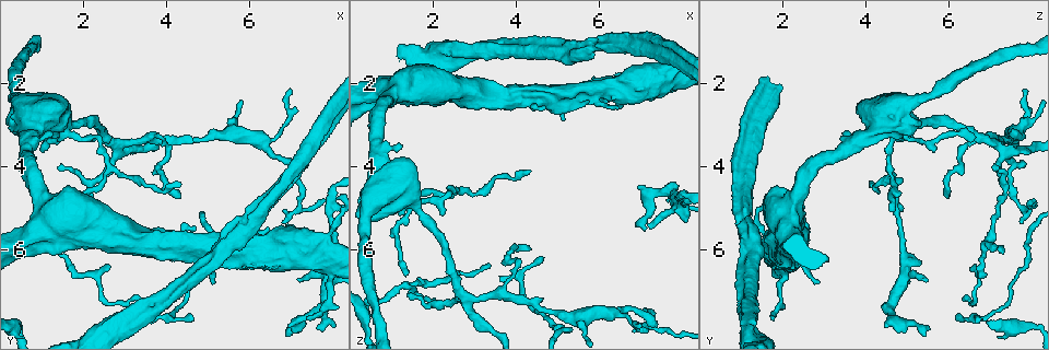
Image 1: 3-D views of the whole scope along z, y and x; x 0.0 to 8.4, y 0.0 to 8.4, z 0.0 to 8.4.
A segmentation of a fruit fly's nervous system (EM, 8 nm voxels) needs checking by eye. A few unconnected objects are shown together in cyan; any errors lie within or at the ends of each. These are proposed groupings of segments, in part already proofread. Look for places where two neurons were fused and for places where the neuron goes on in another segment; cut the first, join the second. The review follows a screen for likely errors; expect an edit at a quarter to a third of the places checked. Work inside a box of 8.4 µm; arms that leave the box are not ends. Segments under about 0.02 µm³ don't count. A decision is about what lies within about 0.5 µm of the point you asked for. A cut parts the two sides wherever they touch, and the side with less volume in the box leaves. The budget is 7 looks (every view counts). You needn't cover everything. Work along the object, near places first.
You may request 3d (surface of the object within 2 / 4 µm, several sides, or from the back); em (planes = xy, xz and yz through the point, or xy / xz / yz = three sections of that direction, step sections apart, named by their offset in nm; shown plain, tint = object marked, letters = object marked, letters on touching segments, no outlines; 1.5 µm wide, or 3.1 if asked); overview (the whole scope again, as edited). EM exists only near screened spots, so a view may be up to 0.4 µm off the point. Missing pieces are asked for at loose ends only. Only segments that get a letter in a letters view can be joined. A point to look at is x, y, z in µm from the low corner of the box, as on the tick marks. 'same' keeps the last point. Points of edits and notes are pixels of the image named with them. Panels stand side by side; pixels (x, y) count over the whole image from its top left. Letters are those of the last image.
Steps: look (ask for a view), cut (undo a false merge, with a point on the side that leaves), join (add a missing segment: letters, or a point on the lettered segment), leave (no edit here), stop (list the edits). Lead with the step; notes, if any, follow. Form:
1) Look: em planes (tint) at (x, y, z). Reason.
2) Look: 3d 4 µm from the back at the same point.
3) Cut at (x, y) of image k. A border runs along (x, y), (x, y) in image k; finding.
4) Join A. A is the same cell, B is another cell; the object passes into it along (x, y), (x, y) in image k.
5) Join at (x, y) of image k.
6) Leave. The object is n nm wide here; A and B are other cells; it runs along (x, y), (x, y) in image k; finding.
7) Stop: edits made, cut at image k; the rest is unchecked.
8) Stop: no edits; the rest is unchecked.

Look: em planes (letters) at (7.35, 4.00, 7.85). Tapers out.

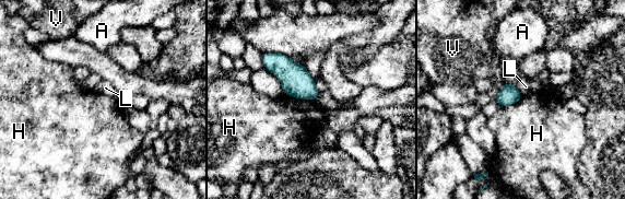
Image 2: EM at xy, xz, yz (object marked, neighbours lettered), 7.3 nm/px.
Leave. The longest contact is with H, 240 nm; A, H, L and V are other cells; a border runs along (285, 93), (315, 101) in image 2; no lettered segment goes on from it.

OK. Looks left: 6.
Look: em planes (plain) at (4.30, 4.35, 4.05). Tapers out.

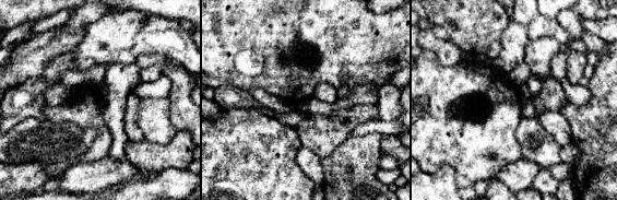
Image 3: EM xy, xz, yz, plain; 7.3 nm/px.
Look: em planes (letters) at the same point.

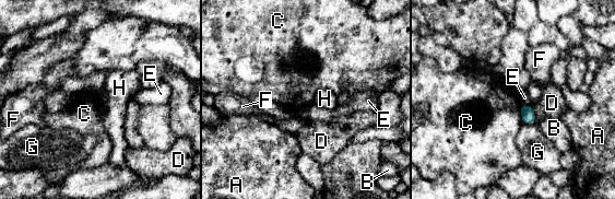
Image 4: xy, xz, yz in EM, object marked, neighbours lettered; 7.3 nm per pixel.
Leave. A, B, C, D, E, F, G and H are other cells; a border runs along (520, 105), (522, 123) in image 4; no lettered segment goes on from it.

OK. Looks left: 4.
Look: em xy step 8 (letters) at (1.10, 3.20, 3.55). Free end.

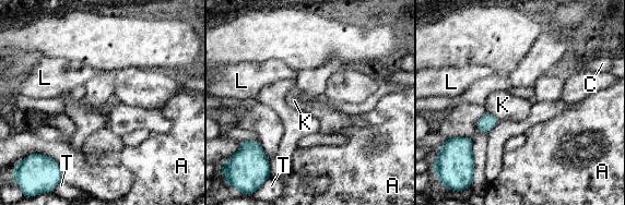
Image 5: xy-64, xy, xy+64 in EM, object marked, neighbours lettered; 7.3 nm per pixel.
Leave. The longest contact is with K, 110 nm; A, C, K, L and T are other cells; none of them fits.

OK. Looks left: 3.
Stop: no edits; the rest is unchecked.

